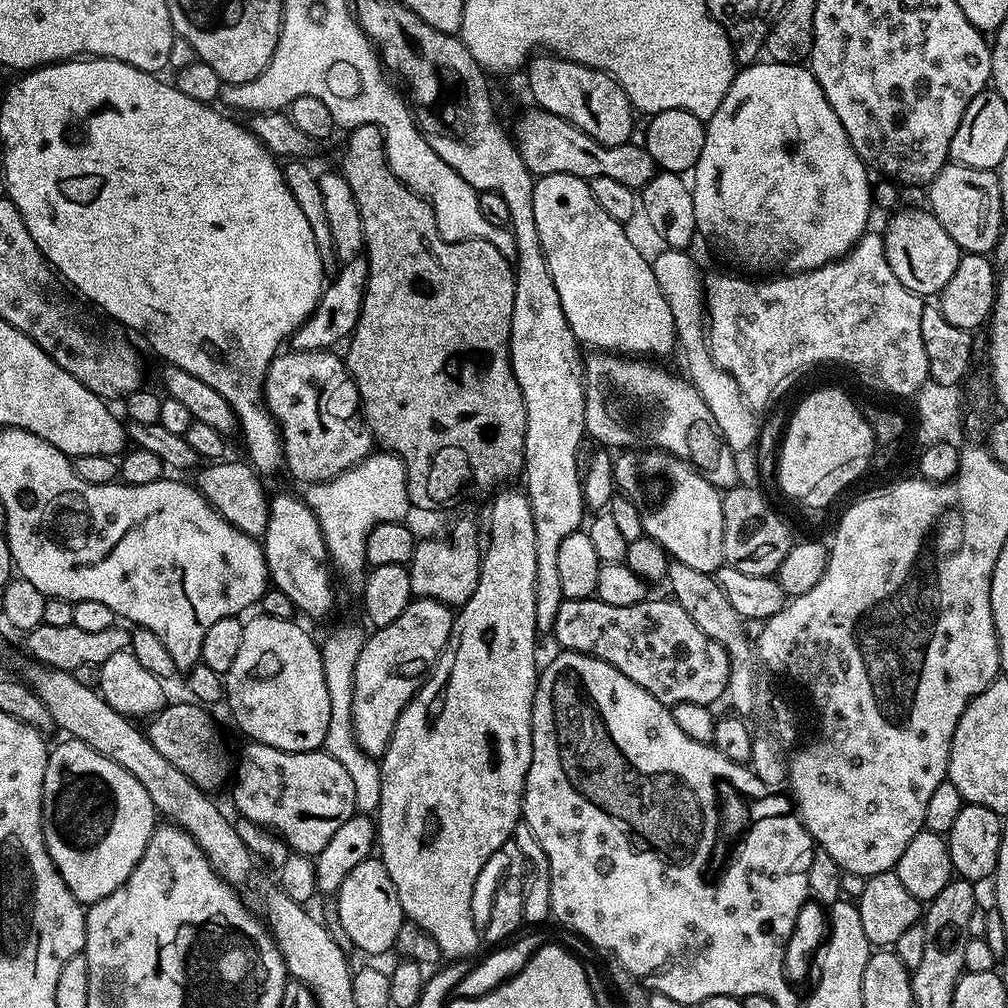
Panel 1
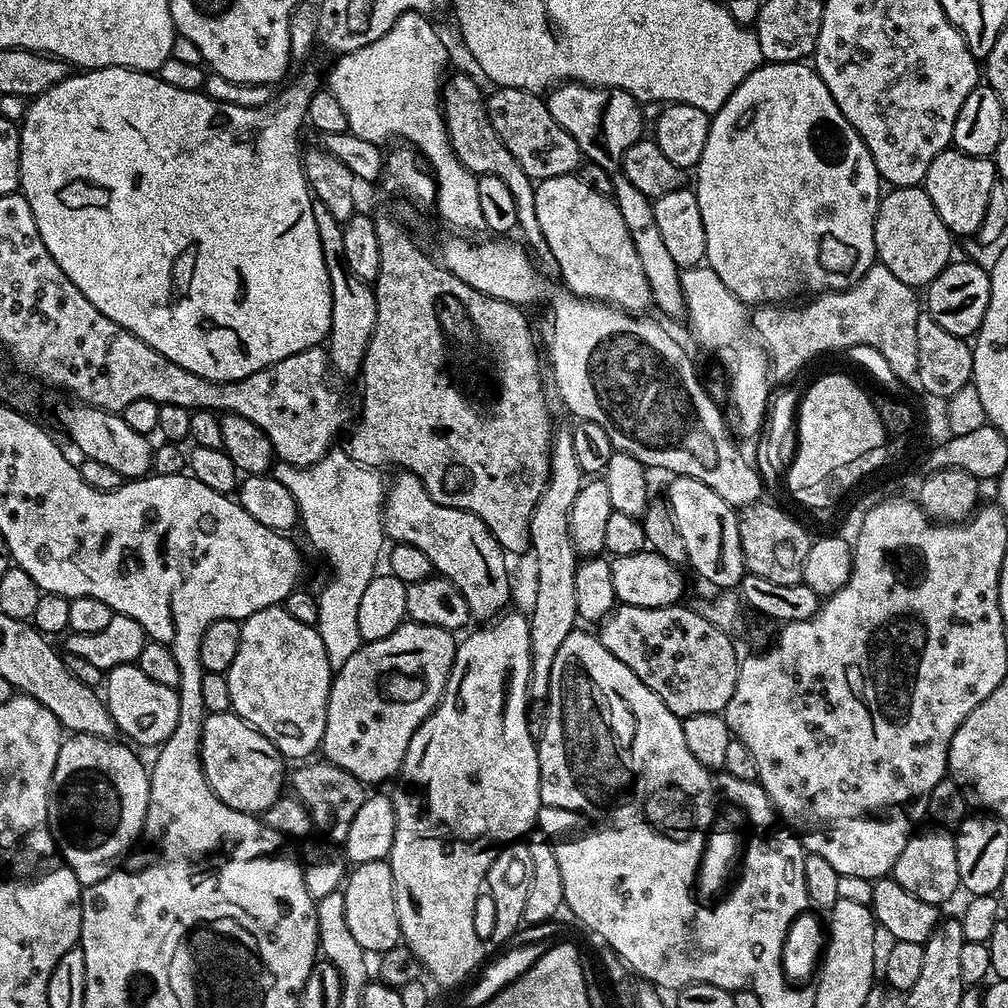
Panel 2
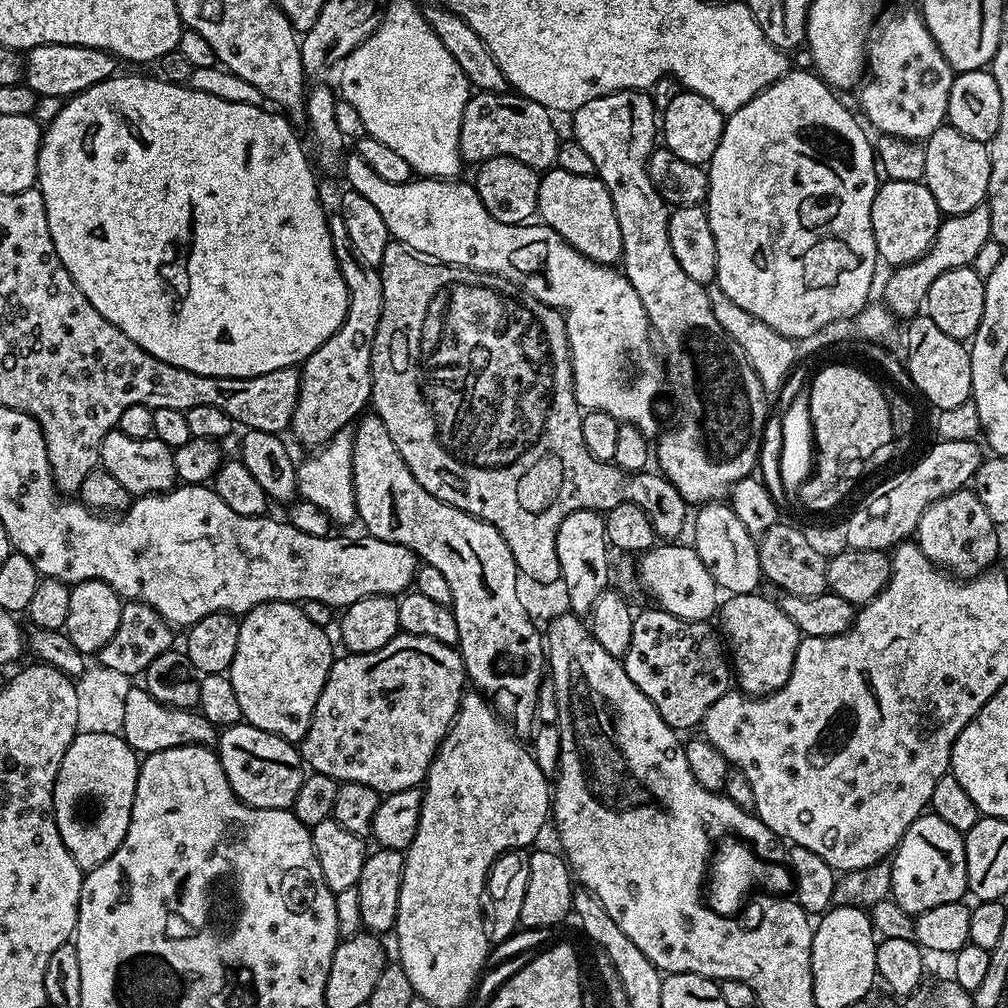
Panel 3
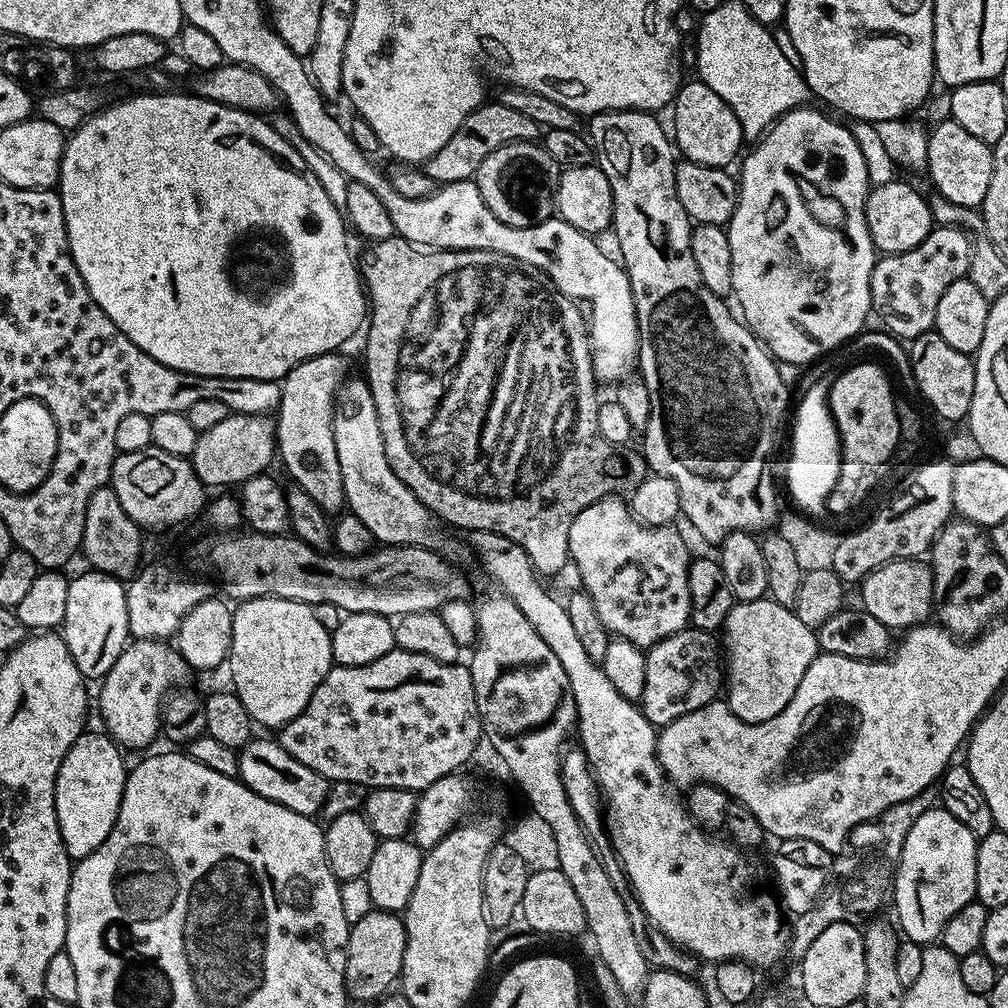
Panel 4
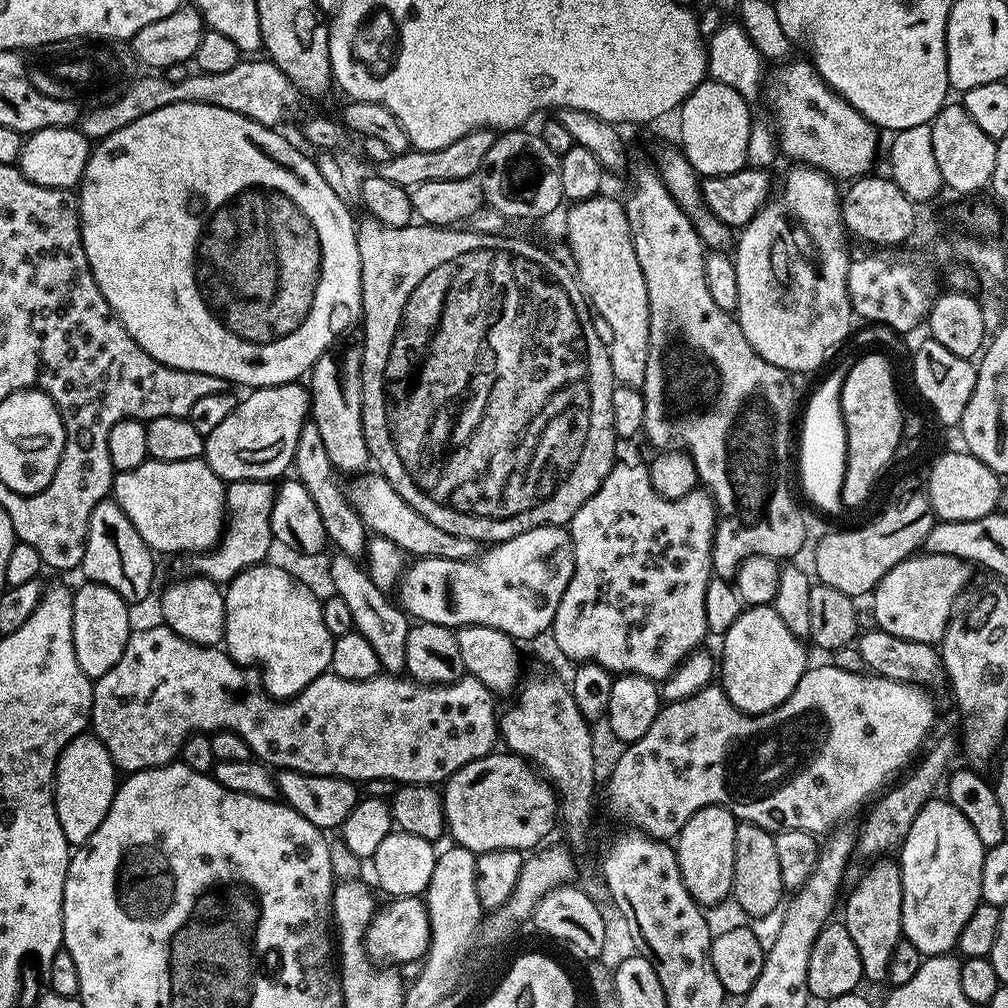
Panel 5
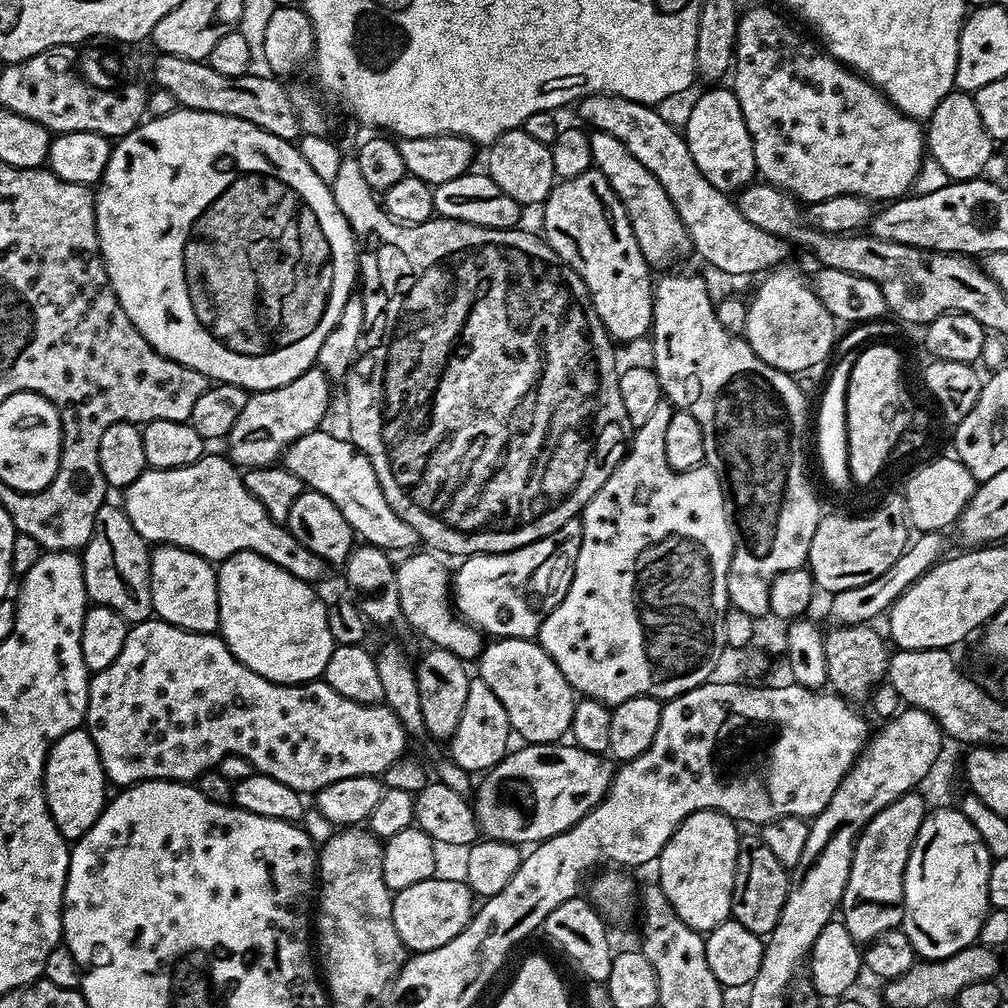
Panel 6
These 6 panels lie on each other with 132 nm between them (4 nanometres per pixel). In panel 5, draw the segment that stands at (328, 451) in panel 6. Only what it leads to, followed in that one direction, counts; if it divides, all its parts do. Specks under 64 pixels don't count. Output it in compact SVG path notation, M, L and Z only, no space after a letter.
M360 474L355 477L352 485L347 485L348 500L354 506L354 510L362 518L362 522L368 527L369 533L390 538L394 546L398 546L405 554L412 558L446 558L447 560L471 560L477 555L477 541L470 538L458 538L458 534L449 534L434 526L427 518L422 518L394 486L384 476L379 474Z

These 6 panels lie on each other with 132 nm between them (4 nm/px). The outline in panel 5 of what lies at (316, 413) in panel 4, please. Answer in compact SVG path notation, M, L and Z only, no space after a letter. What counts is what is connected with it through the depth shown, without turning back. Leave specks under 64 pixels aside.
M306 422L300 428L298 434L298 446L294 450L295 479L301 480L310 494L314 498L314 506L318 506L318 518L322 518L322 526L328 535L327 543L353 558L360 558L365 555L368 547L368 537L370 535L368 527L362 522L362 518L354 510L354 506L348 500L348 493L336 479L338 473L336 467L330 462L330 454L326 454L326 446L322 443L322 438L318 431L318 426L311 422Z

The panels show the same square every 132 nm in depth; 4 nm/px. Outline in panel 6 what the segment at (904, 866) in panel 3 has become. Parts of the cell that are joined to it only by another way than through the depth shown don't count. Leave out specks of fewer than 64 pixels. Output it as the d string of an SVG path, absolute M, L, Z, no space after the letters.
M939 807L925 815L904 871L902 931L910 938L917 957L925 961L945 960L979 941L982 922L990 911L988 883L992 861L991 854L986 850L986 842L978 838L978 830L974 830L974 826L970 826L970 822L966 822L964 815L955 807Z

